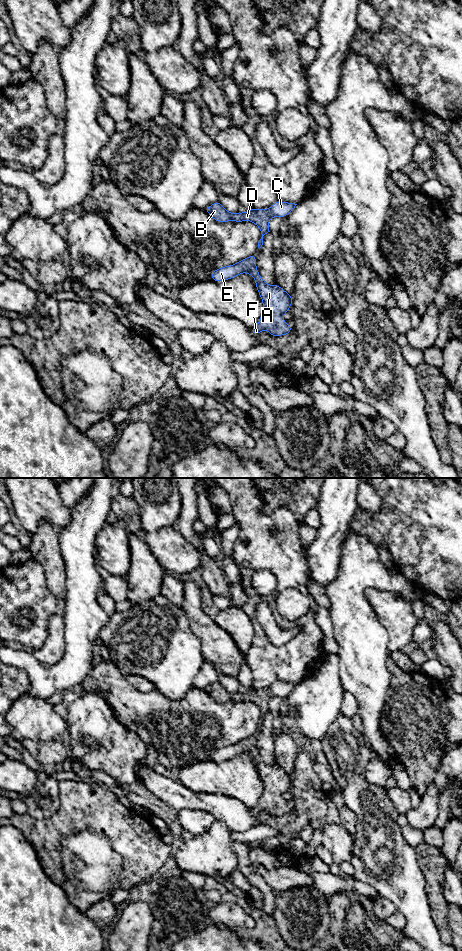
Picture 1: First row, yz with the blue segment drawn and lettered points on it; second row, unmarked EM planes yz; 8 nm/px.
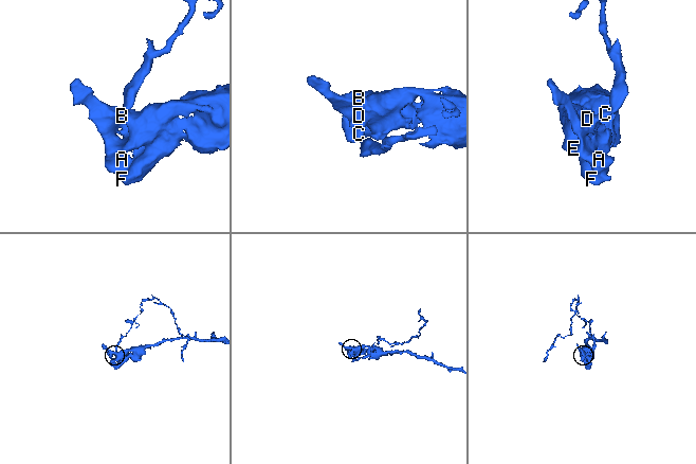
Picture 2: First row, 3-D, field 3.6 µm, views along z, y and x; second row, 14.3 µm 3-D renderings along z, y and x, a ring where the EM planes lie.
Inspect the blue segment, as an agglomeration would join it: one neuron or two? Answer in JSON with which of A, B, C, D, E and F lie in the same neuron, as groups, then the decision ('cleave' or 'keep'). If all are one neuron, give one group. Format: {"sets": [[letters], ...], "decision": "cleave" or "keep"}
{"sets": [["A", "B", "D", "E", "F"], ["C"]], "decision": "cleave"}

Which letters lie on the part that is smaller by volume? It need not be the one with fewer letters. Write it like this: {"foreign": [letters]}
{"foreign": ["C"]}

